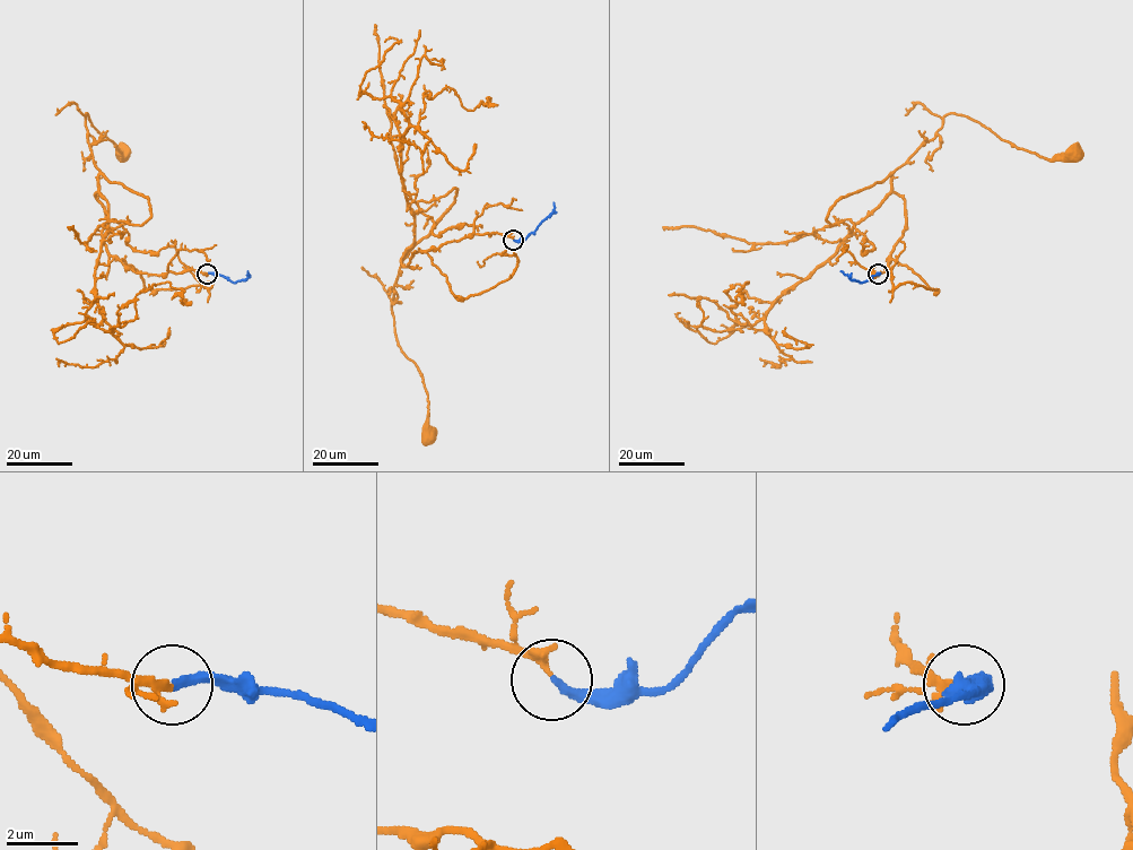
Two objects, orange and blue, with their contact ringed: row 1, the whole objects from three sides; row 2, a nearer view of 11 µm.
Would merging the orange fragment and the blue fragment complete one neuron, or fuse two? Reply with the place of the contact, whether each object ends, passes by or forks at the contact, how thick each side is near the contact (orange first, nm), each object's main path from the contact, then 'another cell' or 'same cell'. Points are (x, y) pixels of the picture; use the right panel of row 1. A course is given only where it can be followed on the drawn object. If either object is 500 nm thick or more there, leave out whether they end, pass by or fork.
(878, 274) | orange passes by | blue ends | 140/240 nm | orange via (878, 274), (906, 225), (891, 174), (944, 116), (965, 115), (1048, 159), (1075, 154) | blue via (878, 274), (860, 283), (840, 271) | same cell

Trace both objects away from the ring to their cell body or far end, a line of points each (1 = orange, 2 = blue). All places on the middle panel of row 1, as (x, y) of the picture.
1: (513, 240), (446, 242), (418, 250), (414, 268), (401, 258), (393, 327), (428, 395), (430, 437)
2: (513, 240), (524, 240), (536, 230), (554, 211), (554, 202)

